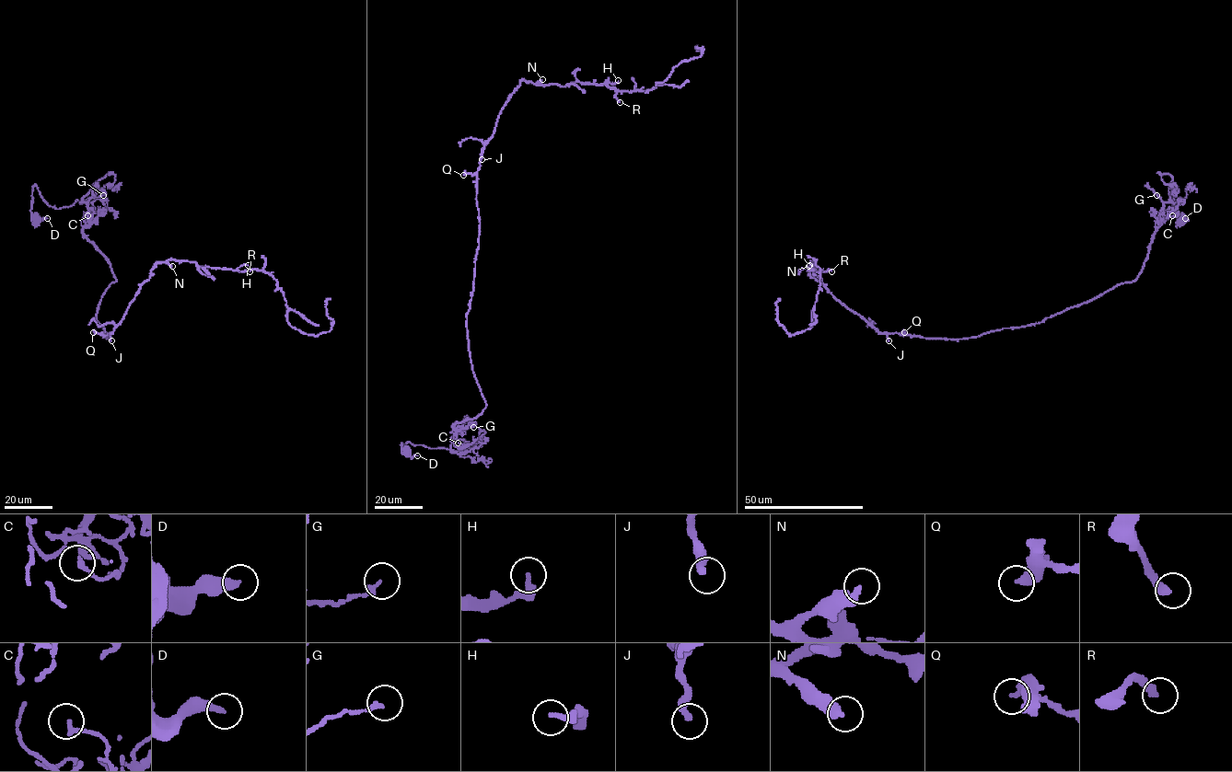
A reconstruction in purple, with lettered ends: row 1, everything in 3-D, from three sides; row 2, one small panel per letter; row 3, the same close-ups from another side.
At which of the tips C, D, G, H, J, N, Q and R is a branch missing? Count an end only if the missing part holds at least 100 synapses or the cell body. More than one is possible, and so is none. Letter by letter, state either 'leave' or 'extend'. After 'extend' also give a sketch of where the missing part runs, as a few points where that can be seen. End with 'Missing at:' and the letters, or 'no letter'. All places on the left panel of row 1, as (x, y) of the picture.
C: leave
D: leave
G: leave
H: leave
J: leave
N: leave
Q: leave
R: extend; missing branch runs (249, 271), (271, 279), (301, 275), (324, 286), (331, 283), (333, 286)
Missing at: R

